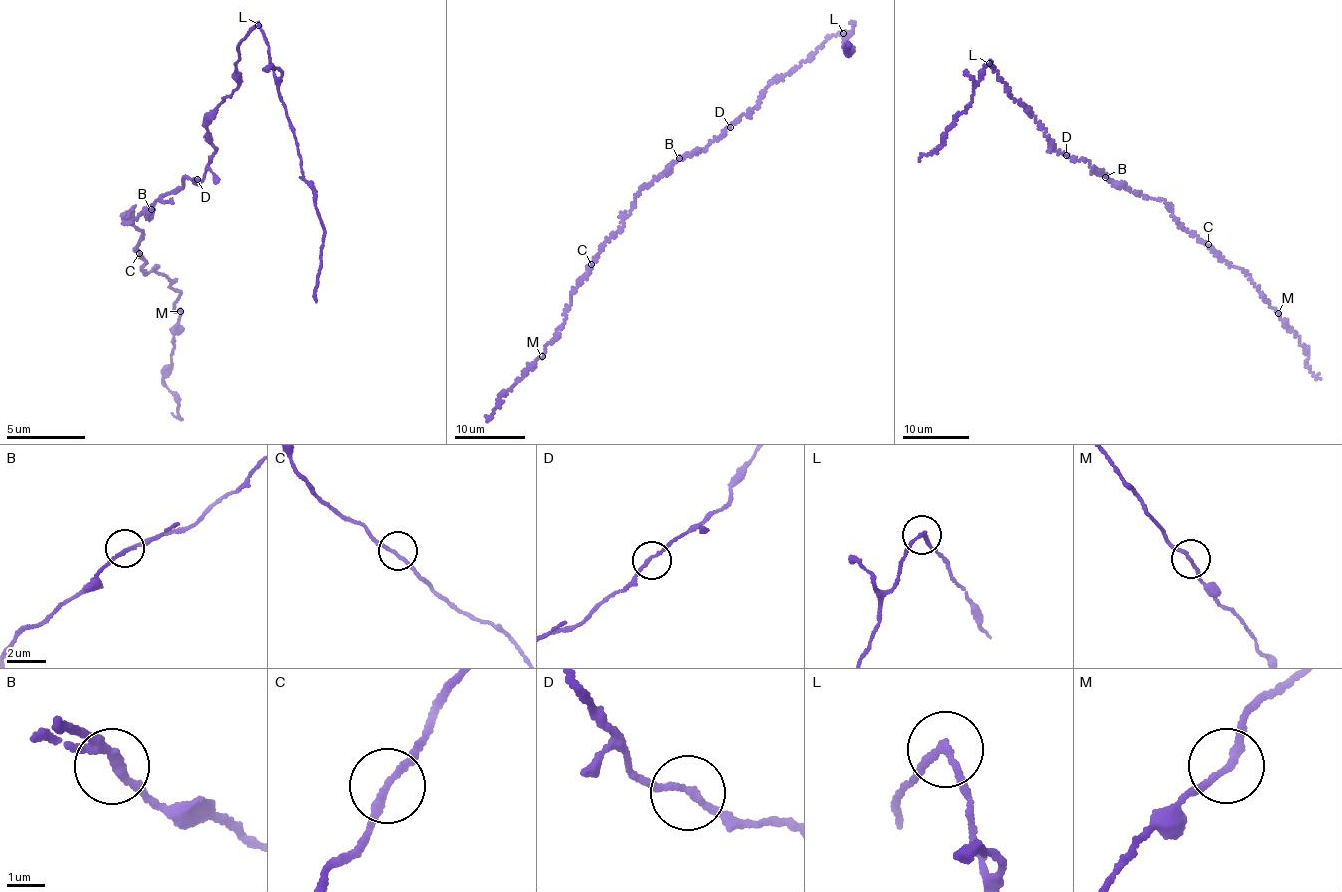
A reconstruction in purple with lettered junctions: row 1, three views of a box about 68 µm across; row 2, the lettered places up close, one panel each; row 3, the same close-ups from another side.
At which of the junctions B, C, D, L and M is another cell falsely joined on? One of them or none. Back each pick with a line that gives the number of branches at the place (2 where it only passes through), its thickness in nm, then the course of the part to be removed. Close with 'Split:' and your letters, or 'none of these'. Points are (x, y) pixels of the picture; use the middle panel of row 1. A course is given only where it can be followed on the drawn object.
L: Branches: 2. Thickness 170 nm. Course of the part to remove: (843, 33), (844, 48), (851, 48), (849, 54), (848, 45)
Split: L

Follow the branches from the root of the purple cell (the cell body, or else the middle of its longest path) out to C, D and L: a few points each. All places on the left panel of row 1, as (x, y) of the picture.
C: (152, 204), (151, 215), (124, 219), (133, 206), (130, 224), (143, 234), (133, 248), (139, 253)
D: (152, 204), (182, 185), (182, 182), (197, 179)
L: (152, 204), (205, 172), (215, 149), (204, 131), (208, 114), (236, 87), (238, 43), (257, 24)

